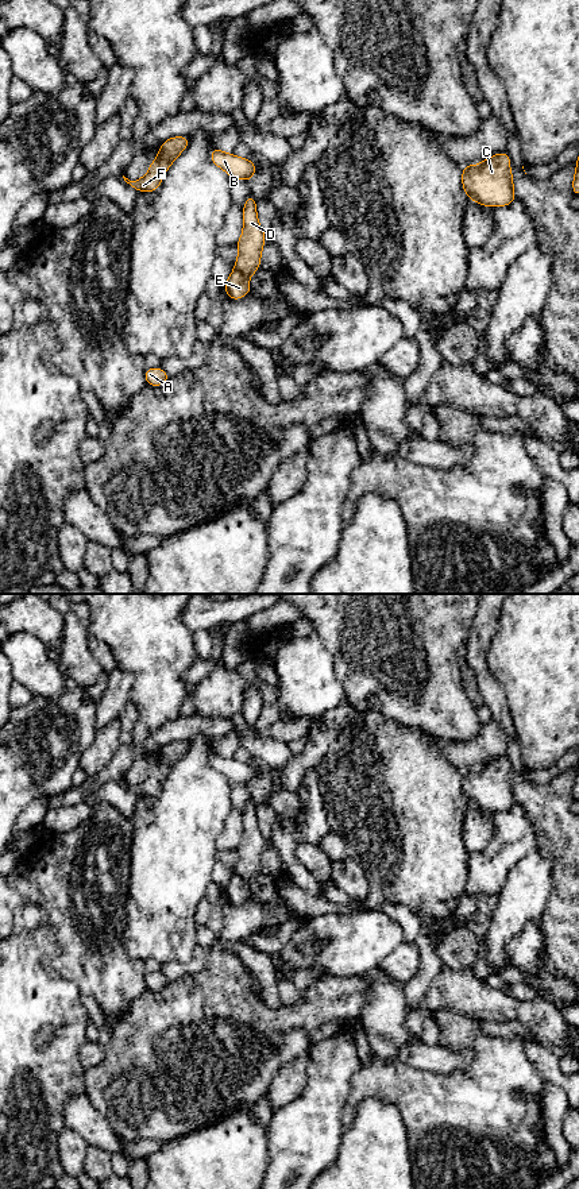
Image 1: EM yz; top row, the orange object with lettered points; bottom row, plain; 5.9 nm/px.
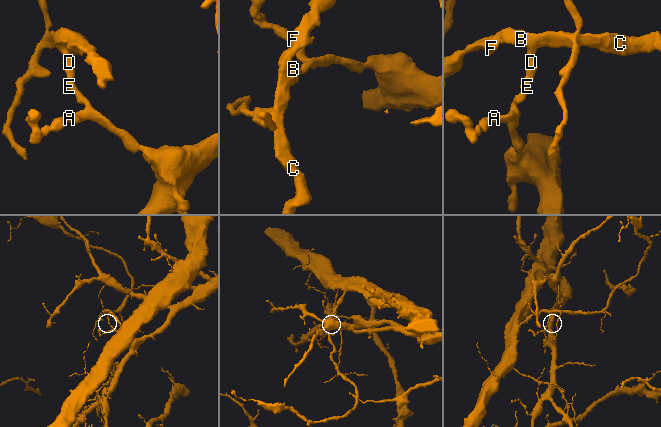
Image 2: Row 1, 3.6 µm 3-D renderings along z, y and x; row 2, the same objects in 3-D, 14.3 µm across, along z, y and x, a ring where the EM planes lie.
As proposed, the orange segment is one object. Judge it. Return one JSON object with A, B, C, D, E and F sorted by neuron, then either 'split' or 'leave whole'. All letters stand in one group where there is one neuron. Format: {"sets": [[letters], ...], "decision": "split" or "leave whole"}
{"sets": [["A", "E"], ["B", "C", "D", "F"]], "decision": "split"}

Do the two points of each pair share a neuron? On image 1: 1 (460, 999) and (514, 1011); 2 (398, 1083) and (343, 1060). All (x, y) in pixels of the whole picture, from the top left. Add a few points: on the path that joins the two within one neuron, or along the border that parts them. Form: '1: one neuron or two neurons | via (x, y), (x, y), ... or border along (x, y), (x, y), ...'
1: one neuron | via (474, 999), (501, 1008)
2: two neurons | border along (361, 1062), (351, 1080), (348, 1096)

